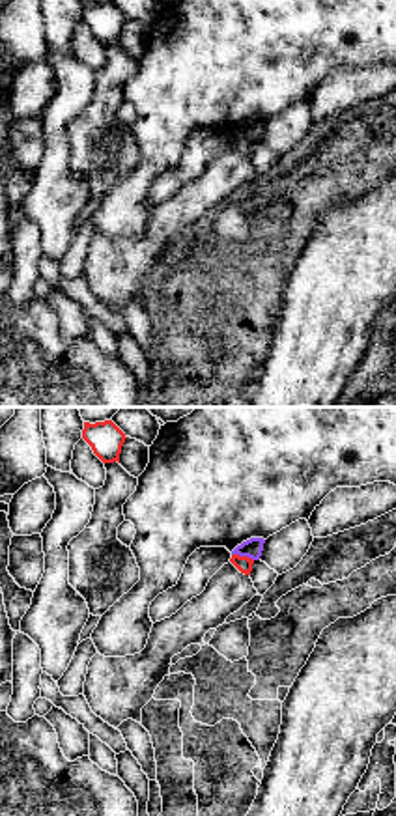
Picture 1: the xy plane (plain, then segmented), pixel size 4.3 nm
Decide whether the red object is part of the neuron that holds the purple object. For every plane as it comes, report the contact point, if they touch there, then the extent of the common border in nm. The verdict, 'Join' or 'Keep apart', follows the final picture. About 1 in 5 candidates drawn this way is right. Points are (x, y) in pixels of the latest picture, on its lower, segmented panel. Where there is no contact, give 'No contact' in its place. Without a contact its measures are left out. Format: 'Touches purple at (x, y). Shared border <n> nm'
Touches purple at (243, 555). Shared border 100 nm

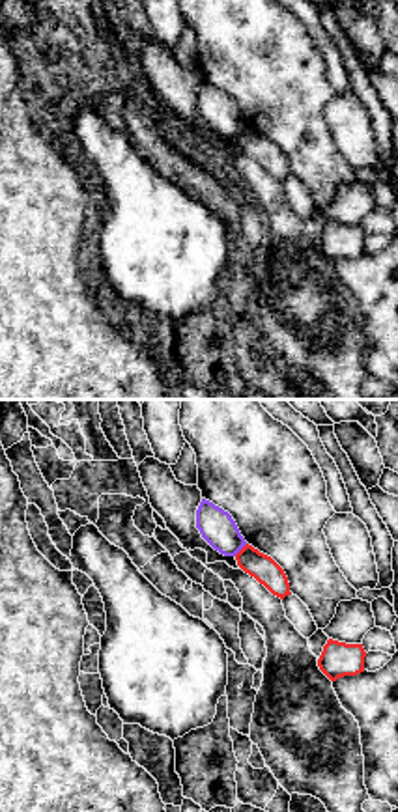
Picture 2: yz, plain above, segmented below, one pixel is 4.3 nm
Touches purple at (240, 549). Shared border 80 nm

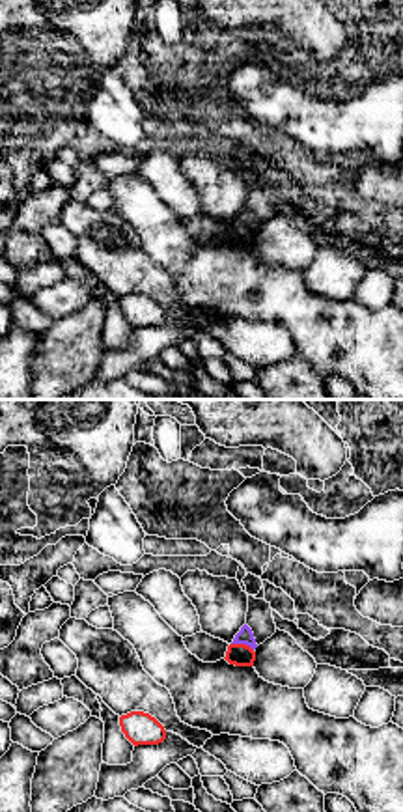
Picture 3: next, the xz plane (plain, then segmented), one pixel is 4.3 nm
Touches purple at (243, 643). Shared border 100 nm

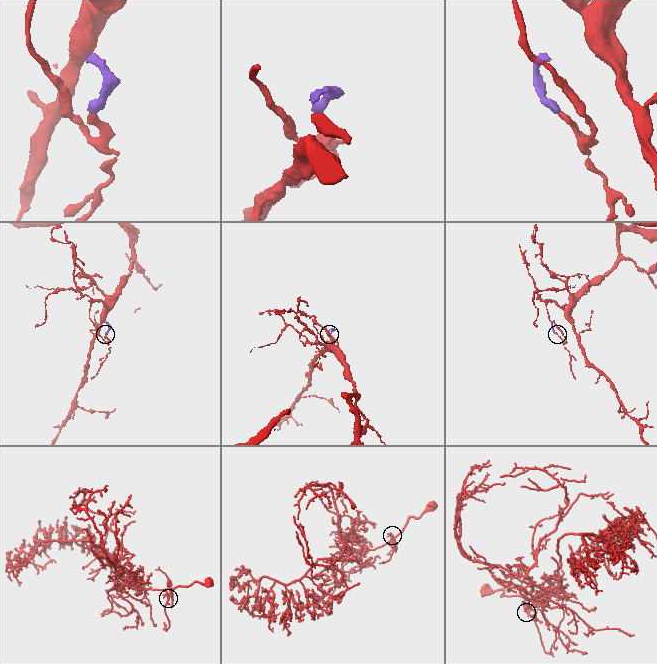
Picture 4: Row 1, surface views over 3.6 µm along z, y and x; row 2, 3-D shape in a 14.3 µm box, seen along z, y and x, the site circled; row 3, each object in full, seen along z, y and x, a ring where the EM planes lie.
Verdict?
Keep apart

